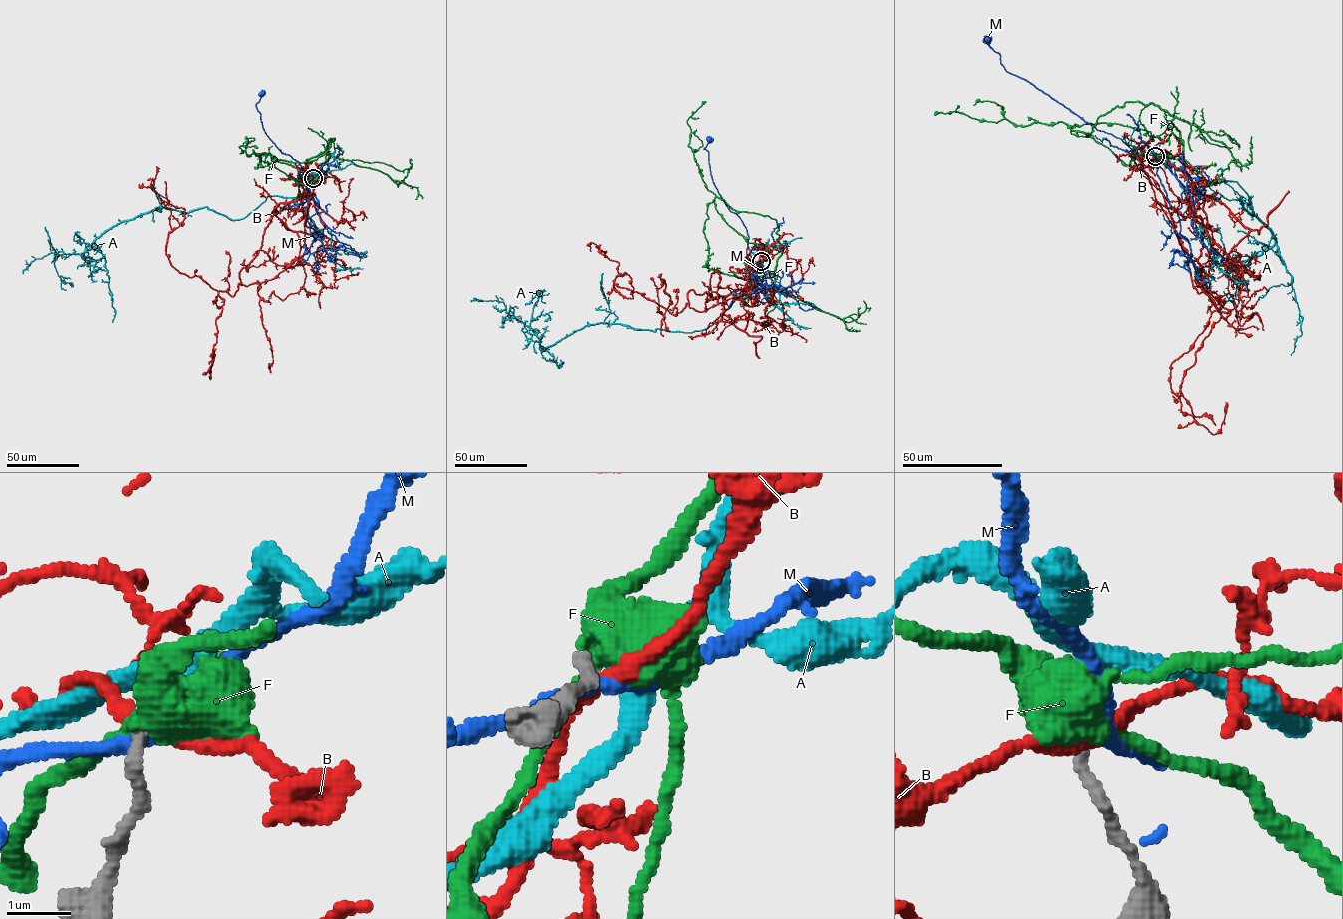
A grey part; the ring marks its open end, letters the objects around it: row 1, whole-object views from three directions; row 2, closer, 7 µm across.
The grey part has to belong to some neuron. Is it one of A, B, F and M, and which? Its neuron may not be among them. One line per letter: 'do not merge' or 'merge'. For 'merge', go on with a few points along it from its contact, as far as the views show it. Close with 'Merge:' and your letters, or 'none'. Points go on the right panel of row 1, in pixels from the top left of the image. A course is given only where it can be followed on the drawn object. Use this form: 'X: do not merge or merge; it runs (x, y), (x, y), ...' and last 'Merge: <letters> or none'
A: merge; it runs (1156, 156), (1189, 191), (1236, 181), (1273, 235), (1247, 260), (1211, 260), (1210, 288)
B: do not merge
F: do not merge
M: do not merge
Merge: A

